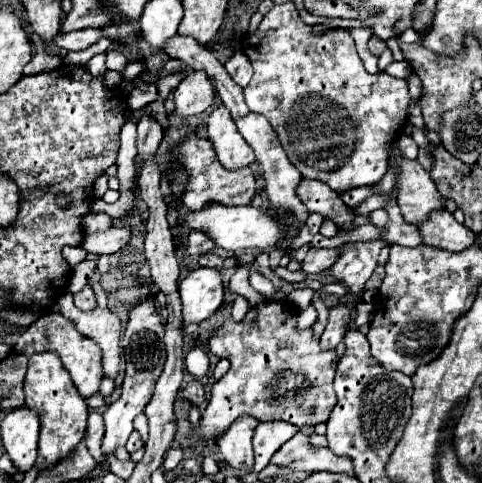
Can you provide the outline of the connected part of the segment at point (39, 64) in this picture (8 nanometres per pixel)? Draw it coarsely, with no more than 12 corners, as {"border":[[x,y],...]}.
{"border":[[30,36],[36,49],[23,74],[41,74],[61,64],[59,56],[45,54],[40,36]]}

